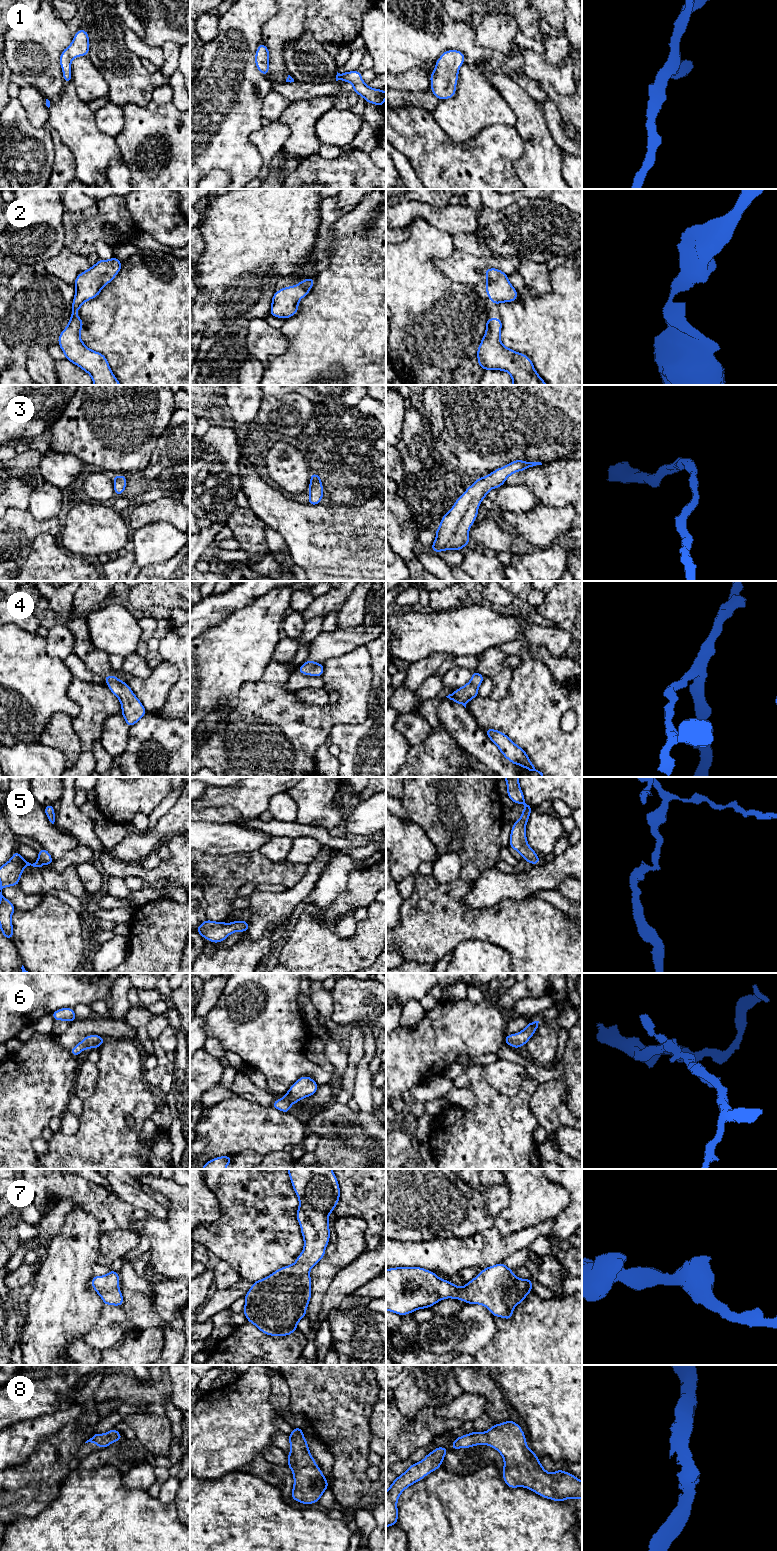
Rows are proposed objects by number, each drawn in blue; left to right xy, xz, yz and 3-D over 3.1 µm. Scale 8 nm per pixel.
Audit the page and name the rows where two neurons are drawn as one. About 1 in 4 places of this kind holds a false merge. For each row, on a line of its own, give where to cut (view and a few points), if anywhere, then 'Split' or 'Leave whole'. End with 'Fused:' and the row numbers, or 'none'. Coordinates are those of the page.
1: No split. Leave whole
2: No split. Leave whole
3: No split. Leave whole
4: No split. Leave whole
5: No split. Leave whole
6: No split. Leave whole
7: No split. Leave whole
8: No split. Leave whole
Fused: none

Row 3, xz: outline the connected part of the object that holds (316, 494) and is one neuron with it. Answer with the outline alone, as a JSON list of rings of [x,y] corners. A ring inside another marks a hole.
[[[311,473],[309,484],[309,500],[308,505],[319,505],[322,498],[324,488],[322,487],[322,480],[317,473]]]

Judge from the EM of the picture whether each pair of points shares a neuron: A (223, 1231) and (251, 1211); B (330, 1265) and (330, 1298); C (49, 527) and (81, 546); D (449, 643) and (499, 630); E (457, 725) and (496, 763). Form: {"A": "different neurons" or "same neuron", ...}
{"A": "same neuron", "B": "different neurons", "C": "different neurons", "D": "same neuron", "E": "same neuron"}

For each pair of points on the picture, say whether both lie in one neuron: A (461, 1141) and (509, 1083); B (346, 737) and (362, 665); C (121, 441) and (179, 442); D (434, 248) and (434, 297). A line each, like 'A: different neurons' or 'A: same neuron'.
A: different neurons
B: different neurons
C: different neurons
D: same neuron

